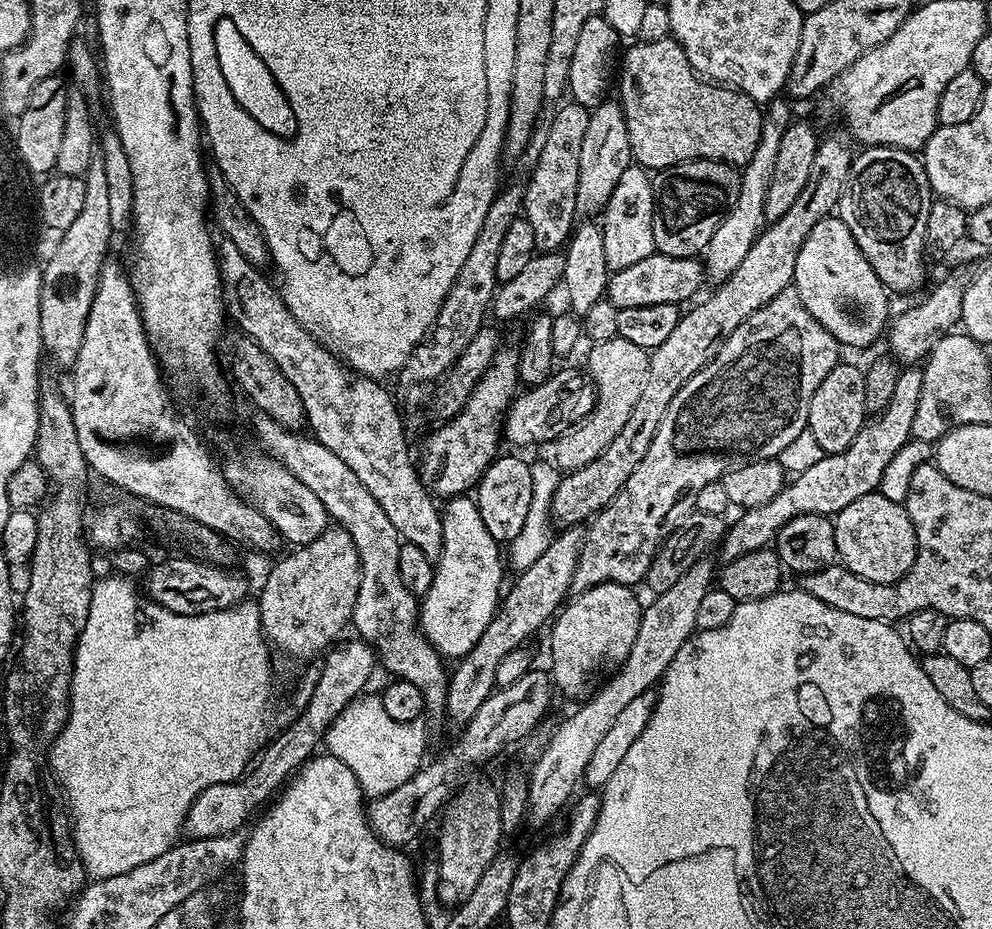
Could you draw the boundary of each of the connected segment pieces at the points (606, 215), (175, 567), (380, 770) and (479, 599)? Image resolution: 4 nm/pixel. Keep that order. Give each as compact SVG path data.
M639 166L628 167L605 204L600 229L602 246L606 246L606 262L612 272L626 270L626 266L634 266L634 262L642 262L642 258L656 252L654 214L657 189L654 180L648 176L651 175Z
M184 556L164 560L161 564L153 563L149 567L146 596L151 603L162 605L176 616L210 616L227 613L247 598L248 580L242 573Z
M368 695L357 696L344 707L342 714L328 727L323 743L327 755L341 760L355 774L365 797L375 798L390 794L421 769L428 732L423 719L394 722L382 707L379 695Z
M465 494L462 496L451 497L447 501L446 506L443 505L442 508L442 540L443 540L443 550L441 552L440 559L435 563L436 573L434 574L434 582L430 586L430 590L424 597L419 601L418 604L418 628L422 633L425 640L440 653L441 656L445 658L459 658L465 656L470 650L474 650L474 642L478 642L478 638L482 638L482 630L486 630L486 626L490 626L492 621L492 615L496 613L497 607L502 599L502 587L500 588L500 583L504 580L504 568L506 569L505 561L502 559L502 550L500 554L501 545L498 541L492 537L490 530L486 530L486 525L483 524L482 518L478 514L478 506L476 505L475 499L471 495Z

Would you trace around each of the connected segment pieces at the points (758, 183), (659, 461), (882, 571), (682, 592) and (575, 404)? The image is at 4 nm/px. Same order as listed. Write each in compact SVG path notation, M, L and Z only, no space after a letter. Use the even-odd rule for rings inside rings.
M784 98L770 100L763 109L764 121L762 122L762 134L758 138L758 150L754 150L754 158L750 158L750 162L743 165L740 172L738 200L734 202L734 206L730 206L726 218L722 218L718 230L714 230L710 242L704 247L702 253L704 274L713 285L720 285L723 280L730 278L730 274L734 274L734 270L738 270L738 266L742 266L742 261L746 258L750 246L754 246L756 237L765 227L766 190L770 190L770 178L774 175L774 162L778 159L778 145L782 142L782 134L786 134L788 127L794 123L792 108L787 102L789 103Z
M795 286L782 290L782 294L778 294L778 298L774 298L770 302L766 302L766 306L762 306L762 310L750 314L750 318L746 318L746 322L742 322L742 326L738 326L738 330L734 330L734 334L730 334L730 338L726 338L726 342L718 350L715 358L702 370L698 370L698 374L694 374L694 378L690 378L690 382L686 382L686 386L682 386L682 390L678 390L678 394L674 394L674 402L670 402L666 414L658 426L658 434L654 434L654 442L650 442L650 450L646 450L646 458L642 458L642 462L638 462L638 470L634 470L634 474L630 474L630 478L626 478L619 494L601 512L596 513L594 519L587 525L584 533L584 545L578 554L578 566L574 570L572 592L585 592L599 584L636 586L639 580L641 583L647 577L650 562L655 558L660 545L664 543L665 536L680 525L685 516L695 509L696 495L698 490L702 490L702 486L715 480L723 481L724 475L731 468L741 468L743 464L749 464L755 460L771 460L779 457L784 449L790 446L790 442L794 442L794 438L804 435L808 426L810 398L814 398L814 390L818 390L822 378L826 378L826 374L830 374L830 370L834 370L834 366L841 363L840 352L842 353L841 344L813 318L810 310L806 310L806 306L802 306L802 298Z
M878 490L858 498L858 502L850 502L846 510L836 513L834 517L834 542L839 563L854 574L879 584L893 584L908 573L916 557L917 535L903 503L892 496L882 495Z
M705 558L694 562L694 566L690 566L690 570L686 570L686 574L682 574L682 578L678 578L678 582L674 582L674 586L670 586L670 590L659 593L655 597L656 601L649 608L647 605L641 611L638 638L634 638L634 646L630 646L630 654L624 659L622 667L611 673L611 676L613 675L612 681L609 684L602 685L600 693L589 704L584 704L577 712L570 713L557 726L552 737L548 740L548 745L540 752L540 761L533 766L532 772L530 771L530 775L528 776L527 815L534 823L546 823L564 803L567 805L573 799L572 791L575 790L576 783L579 785L584 779L586 762L590 762L594 749L598 747L598 742L602 742L606 730L610 730L610 725L618 719L618 713L632 699L638 698L638 694L655 689L659 685L660 677L664 675L666 666L670 666L670 662L674 662L674 658L680 655L682 646L692 637L693 632L697 631L695 619L697 617L698 606L701 605L702 598L705 598L708 590L714 584L714 568L712 572L710 561L711 559Z
M583 367L553 371L546 382L521 391L512 401L502 425L503 439L520 448L554 442L567 428L589 416L595 404L596 385Z

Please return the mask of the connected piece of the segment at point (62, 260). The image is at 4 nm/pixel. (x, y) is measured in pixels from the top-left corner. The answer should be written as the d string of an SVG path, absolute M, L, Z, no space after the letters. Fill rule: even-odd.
M100 151L91 156L90 166L84 175L86 186L85 201L82 202L82 213L74 218L74 222L63 229L58 238L56 252L49 255L46 266L44 265L41 275L40 298L39 298L39 328L43 338L45 353L51 355L53 360L60 366L70 368L75 364L78 350L81 349L82 334L85 333L86 318L89 317L90 303L93 294L96 293L97 280L104 267L106 254L110 246L111 238L114 238L113 223L110 222L110 201L107 193L107 177L105 158Z

